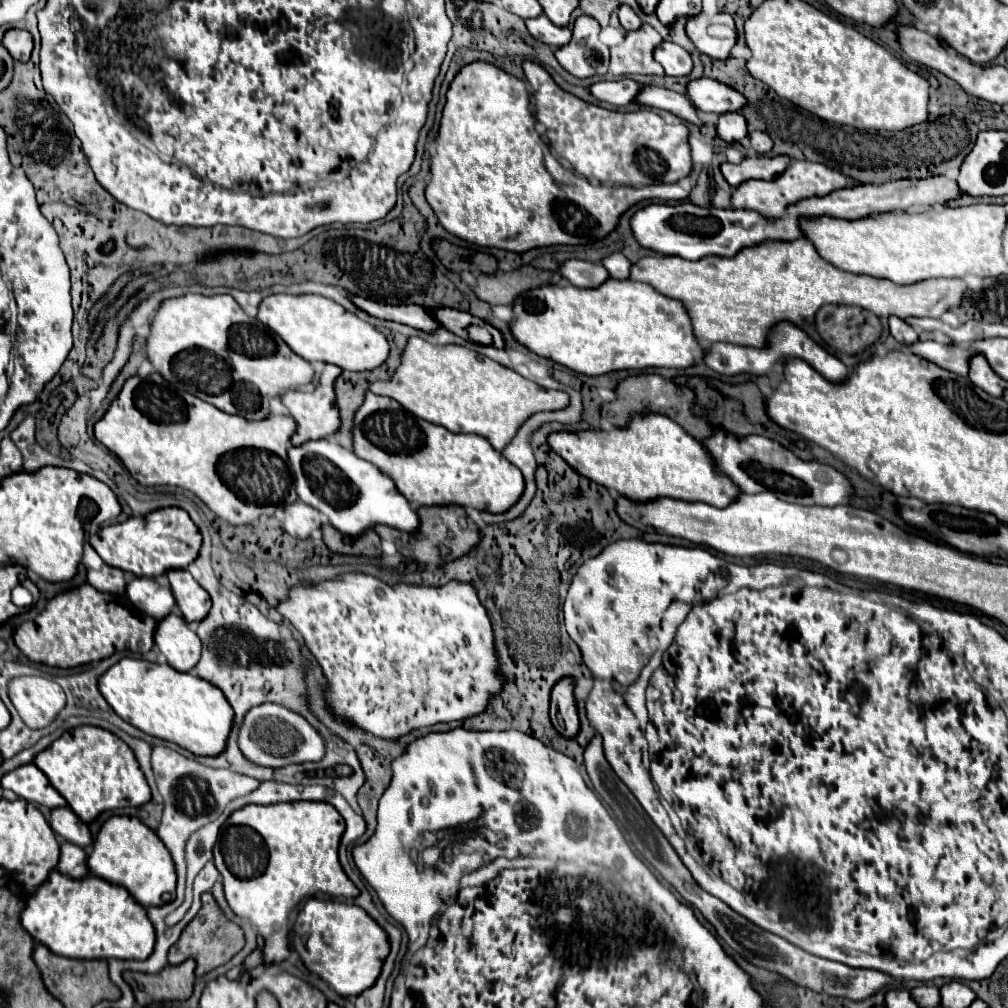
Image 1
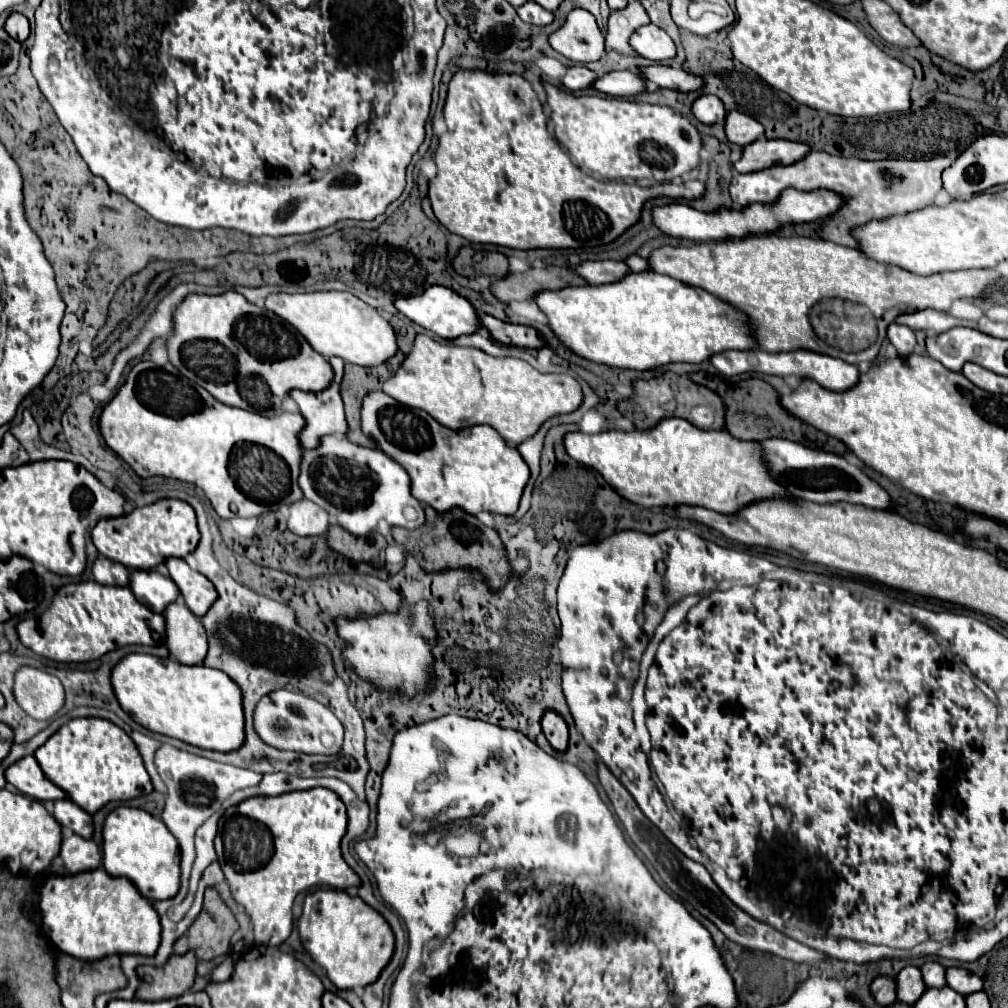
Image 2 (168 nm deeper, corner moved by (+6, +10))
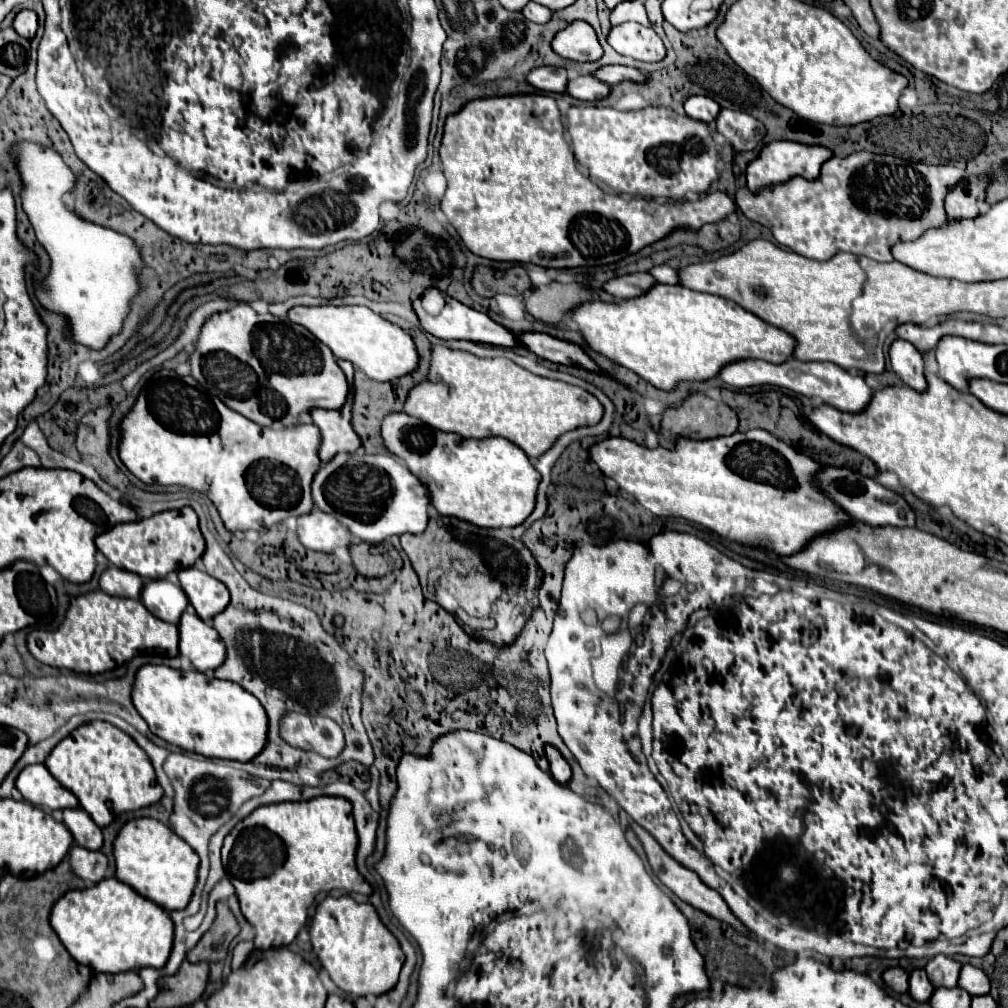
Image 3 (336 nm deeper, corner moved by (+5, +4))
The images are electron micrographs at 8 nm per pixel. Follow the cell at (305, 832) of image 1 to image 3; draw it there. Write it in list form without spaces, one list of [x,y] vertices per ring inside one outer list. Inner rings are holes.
[[[315,797],[309,801],[263,805],[241,819],[233,831],[239,831],[239,835],[229,853],[225,871],[235,887],[241,913],[255,930],[255,948],[271,949],[289,945],[305,925],[307,909],[319,891],[341,889],[345,893],[371,895],[371,885],[359,875],[355,867],[357,833],[351,815],[351,803],[343,797]]]

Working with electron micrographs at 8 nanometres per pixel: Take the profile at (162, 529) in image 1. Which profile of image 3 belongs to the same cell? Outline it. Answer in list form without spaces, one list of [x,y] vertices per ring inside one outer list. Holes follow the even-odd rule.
[[[191,507],[155,513],[149,519],[121,523],[95,539],[97,549],[119,569],[131,571],[143,579],[163,579],[169,571],[177,571],[195,563],[203,555],[205,539],[199,531],[197,513]]]

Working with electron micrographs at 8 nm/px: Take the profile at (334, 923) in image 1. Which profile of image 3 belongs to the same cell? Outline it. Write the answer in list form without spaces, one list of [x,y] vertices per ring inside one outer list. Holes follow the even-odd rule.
[[[325,897],[311,919],[311,945],[331,981],[349,995],[381,995],[395,985],[405,955],[393,933],[381,923],[371,903],[357,903],[353,897]]]

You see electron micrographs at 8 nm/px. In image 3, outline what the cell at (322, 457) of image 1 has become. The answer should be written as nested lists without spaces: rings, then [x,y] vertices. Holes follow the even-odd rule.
[[[337,453],[315,473],[311,495],[317,509],[333,515],[357,539],[371,545],[391,535],[423,533],[429,519],[427,487],[399,459],[389,455]]]

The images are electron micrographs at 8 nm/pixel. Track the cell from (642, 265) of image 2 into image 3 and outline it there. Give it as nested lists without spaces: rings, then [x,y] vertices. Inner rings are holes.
[[[659,265],[659,267],[653,267],[649,271],[659,283],[677,283],[677,271],[673,267],[667,267],[667,265]]]

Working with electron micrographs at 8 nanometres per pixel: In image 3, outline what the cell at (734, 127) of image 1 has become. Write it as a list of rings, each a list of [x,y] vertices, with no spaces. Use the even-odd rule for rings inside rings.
[[[691,97],[685,101],[685,113],[691,119],[703,121],[703,123],[713,123],[719,115],[721,107],[711,99],[711,97]]]

